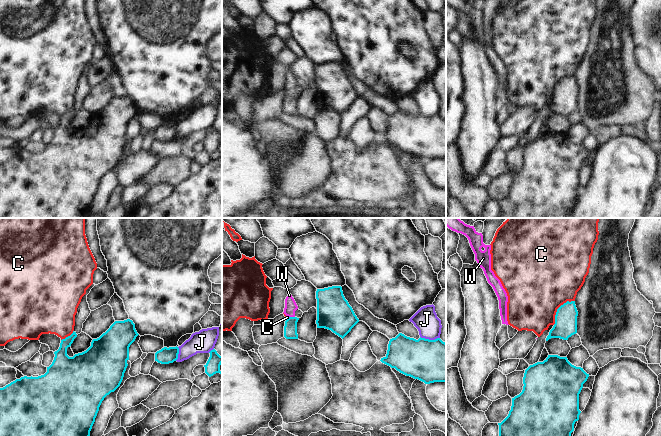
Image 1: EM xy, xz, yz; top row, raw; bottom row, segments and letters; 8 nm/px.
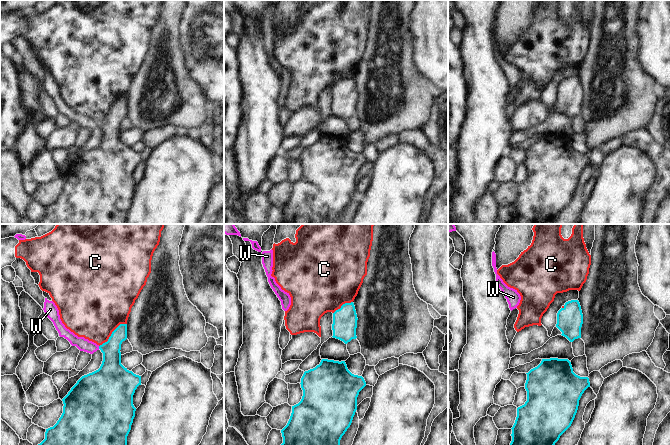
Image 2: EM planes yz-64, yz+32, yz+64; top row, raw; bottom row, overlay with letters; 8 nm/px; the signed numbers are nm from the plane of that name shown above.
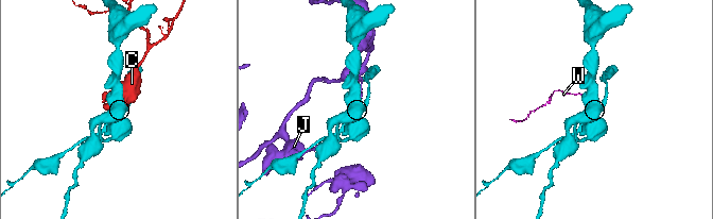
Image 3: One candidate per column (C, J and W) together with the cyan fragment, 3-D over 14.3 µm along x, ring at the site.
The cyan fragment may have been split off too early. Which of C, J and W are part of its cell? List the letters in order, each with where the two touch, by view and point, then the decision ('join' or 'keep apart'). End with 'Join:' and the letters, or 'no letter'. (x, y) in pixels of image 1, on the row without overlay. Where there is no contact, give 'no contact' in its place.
C: yz (558, 84) | keep apart
J: xz (430, 116) | keep apart
W: xz (292, 93) | keep apart
Join: no letter

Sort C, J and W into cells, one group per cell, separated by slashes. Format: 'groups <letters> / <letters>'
groups C / J / W

